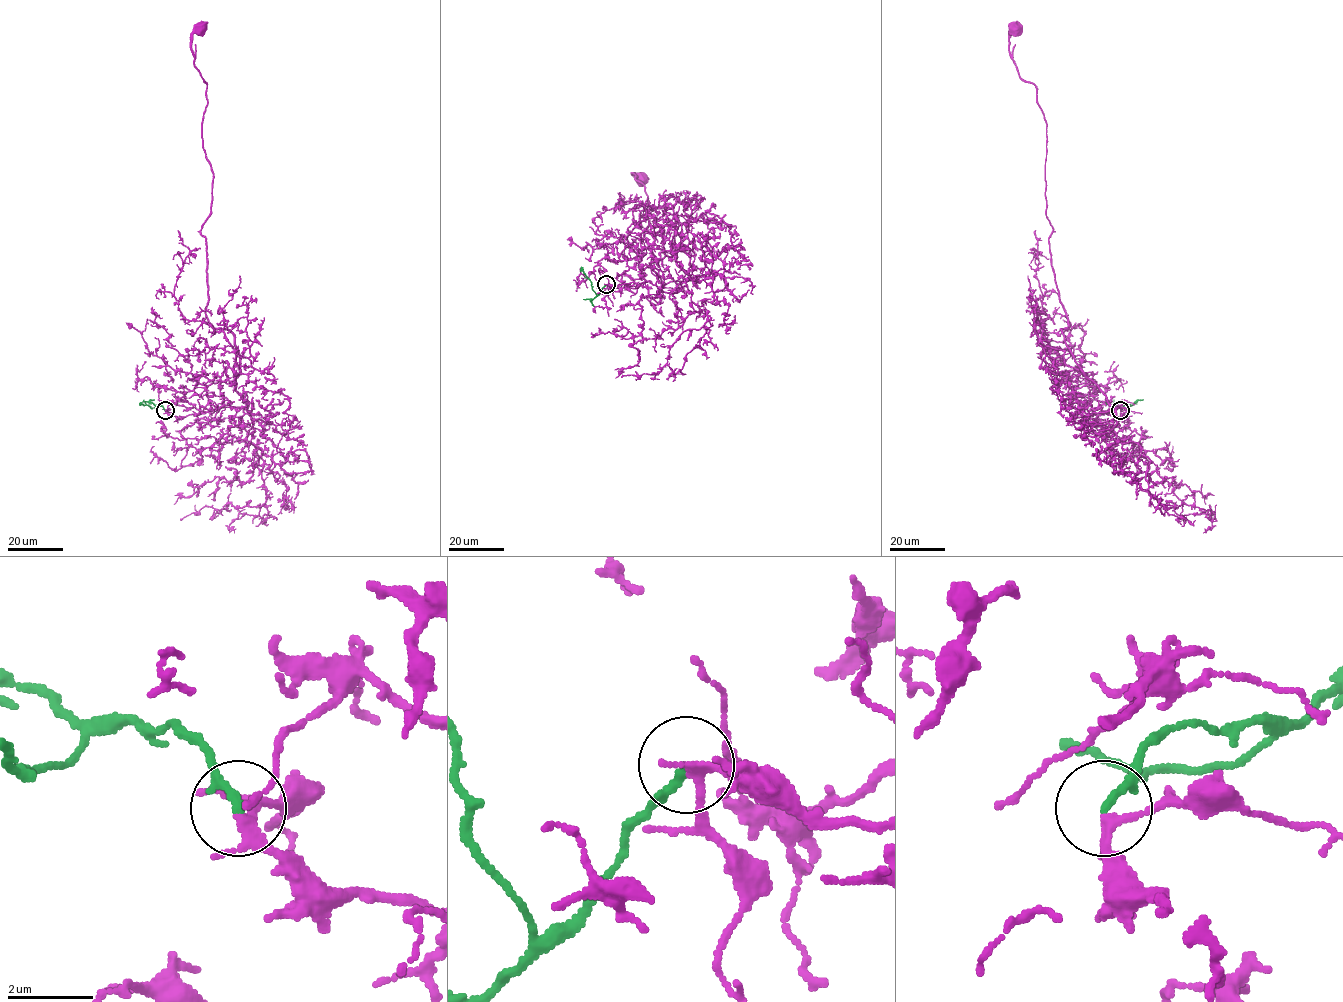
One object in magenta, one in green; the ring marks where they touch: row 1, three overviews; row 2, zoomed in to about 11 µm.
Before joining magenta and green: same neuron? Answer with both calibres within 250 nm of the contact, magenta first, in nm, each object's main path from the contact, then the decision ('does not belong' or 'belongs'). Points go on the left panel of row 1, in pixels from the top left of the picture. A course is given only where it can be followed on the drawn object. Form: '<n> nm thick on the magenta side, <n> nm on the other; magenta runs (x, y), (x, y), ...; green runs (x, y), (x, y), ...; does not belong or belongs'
180 nm thick on the magenta side, 190 nm on the other; magenta runs (165, 410), (209, 420), (247, 406), (234, 336), (205, 314), (201, 228), (213, 173), (198, 26); green runs (165, 410), (161, 405), (151, 408), (140, 403); belongs

